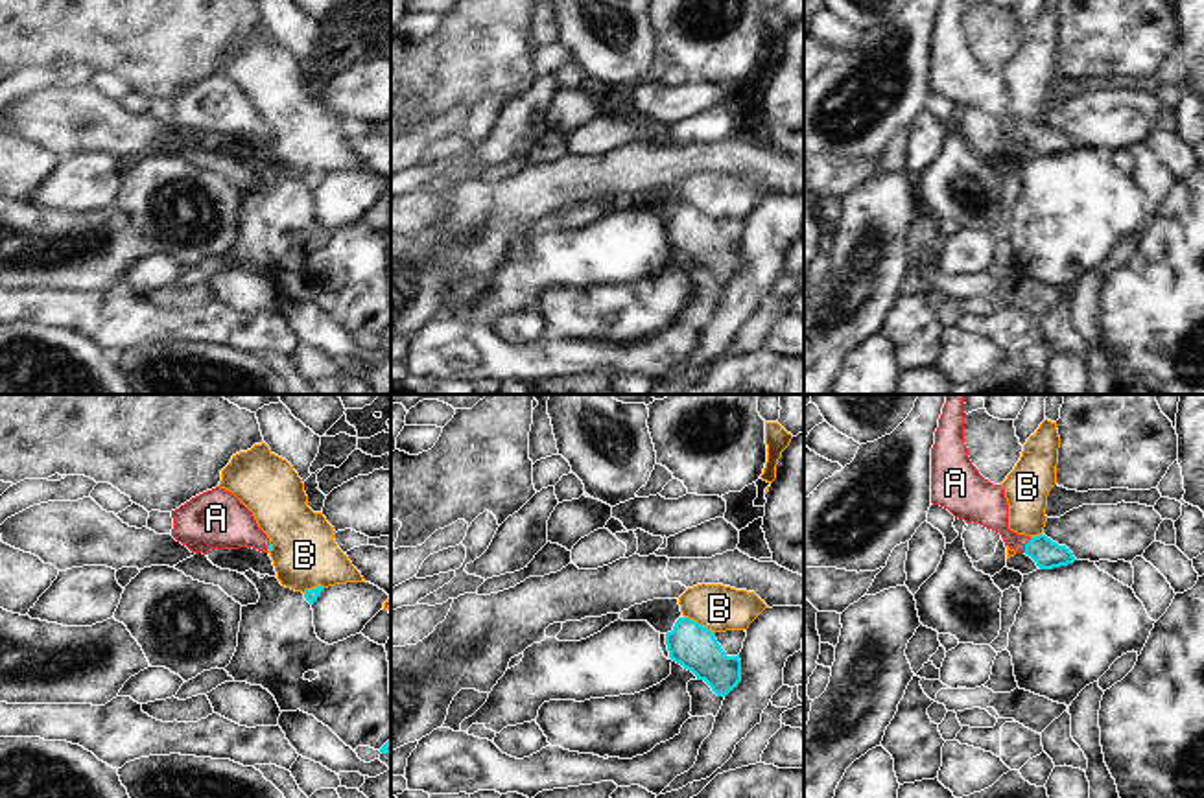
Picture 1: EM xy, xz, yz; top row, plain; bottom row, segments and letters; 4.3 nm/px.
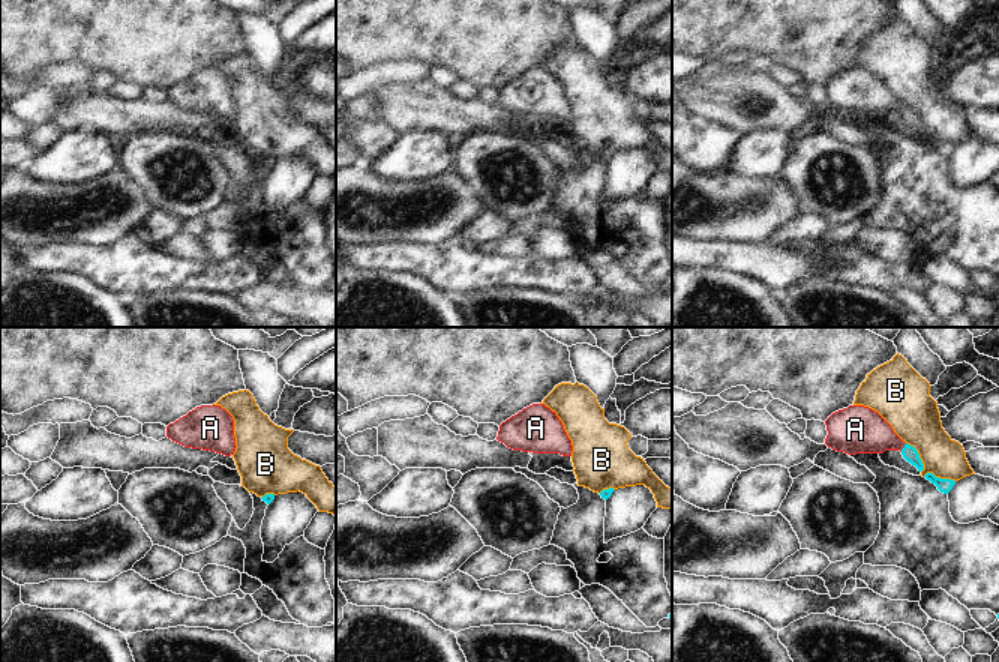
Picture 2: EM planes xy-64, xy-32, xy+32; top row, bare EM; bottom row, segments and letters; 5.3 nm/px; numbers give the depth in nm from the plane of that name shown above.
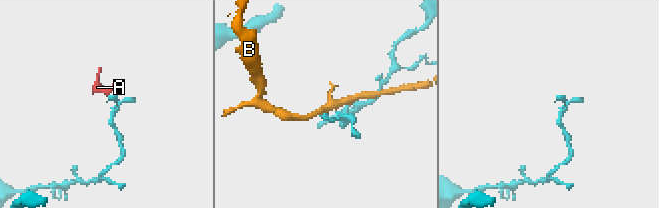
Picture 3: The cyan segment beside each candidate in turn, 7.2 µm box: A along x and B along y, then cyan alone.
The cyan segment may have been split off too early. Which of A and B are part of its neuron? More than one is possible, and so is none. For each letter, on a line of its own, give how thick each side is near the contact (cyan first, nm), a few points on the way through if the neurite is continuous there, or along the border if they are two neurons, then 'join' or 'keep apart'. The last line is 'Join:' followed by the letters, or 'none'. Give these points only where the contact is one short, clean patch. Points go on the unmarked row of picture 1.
A: calibres 120 and 190 nm; way yz (1044, 139), (1026, 131), (1016, 129), (985, 91); join
B: calibres 200 and 200 nm; border xz (684, 203), (714, 220); keep apart
Join: A

